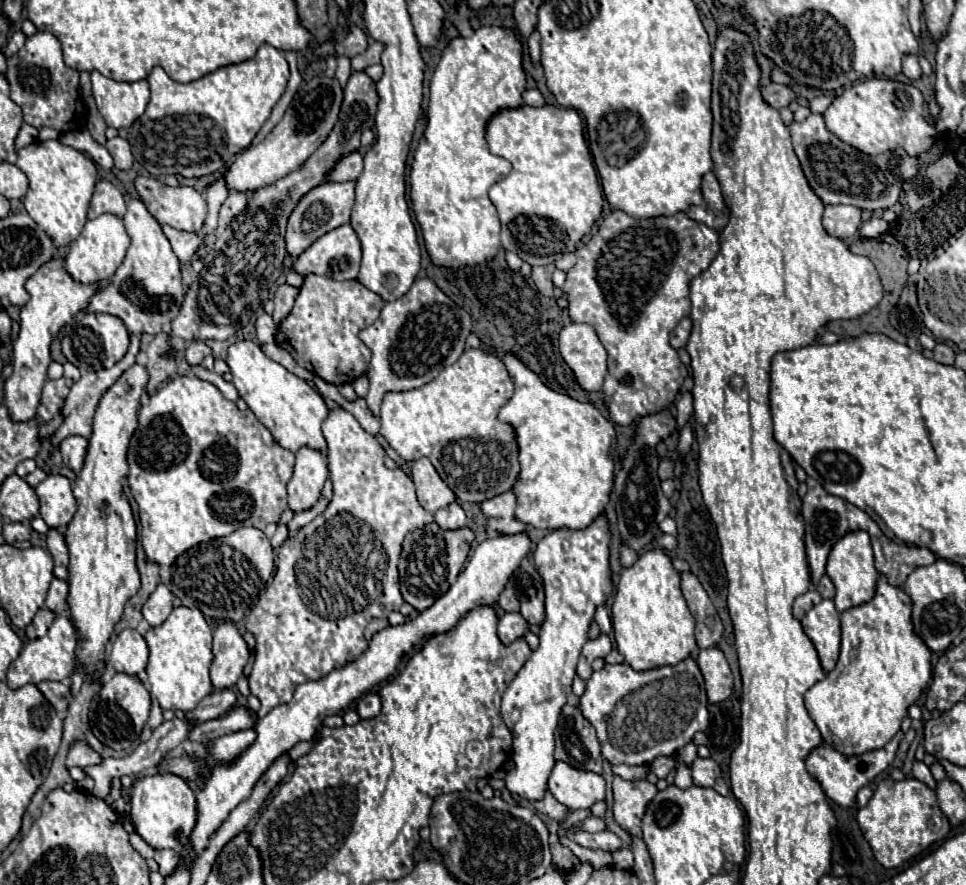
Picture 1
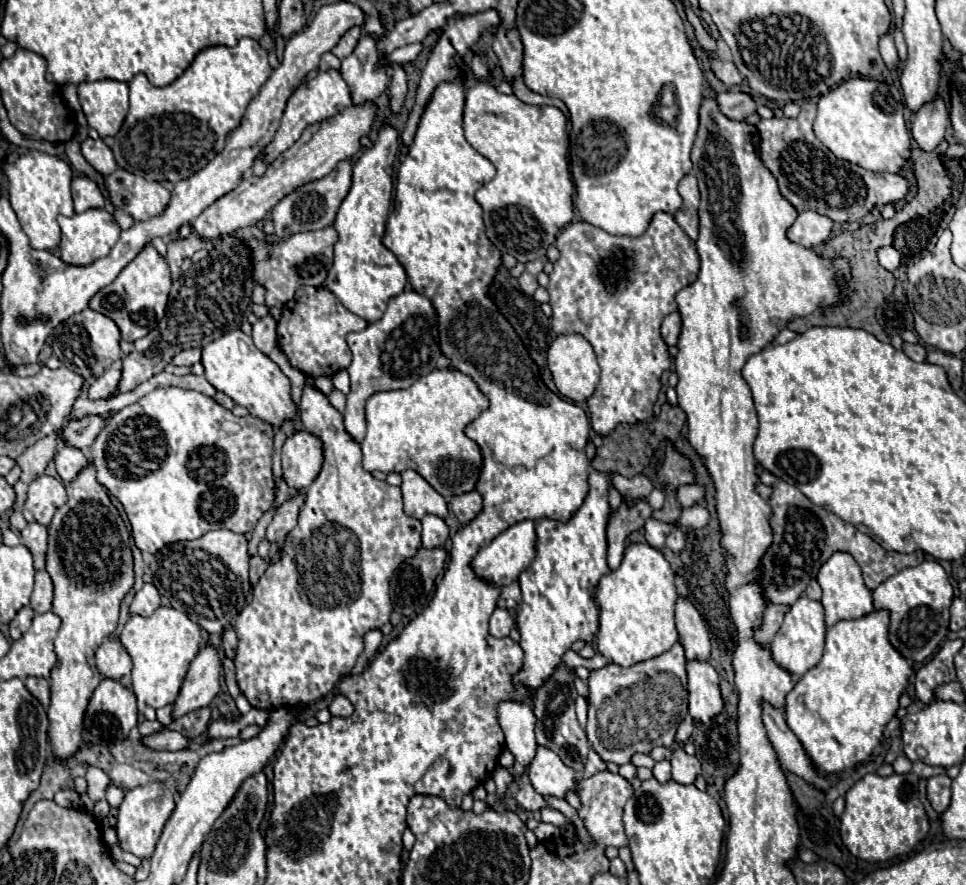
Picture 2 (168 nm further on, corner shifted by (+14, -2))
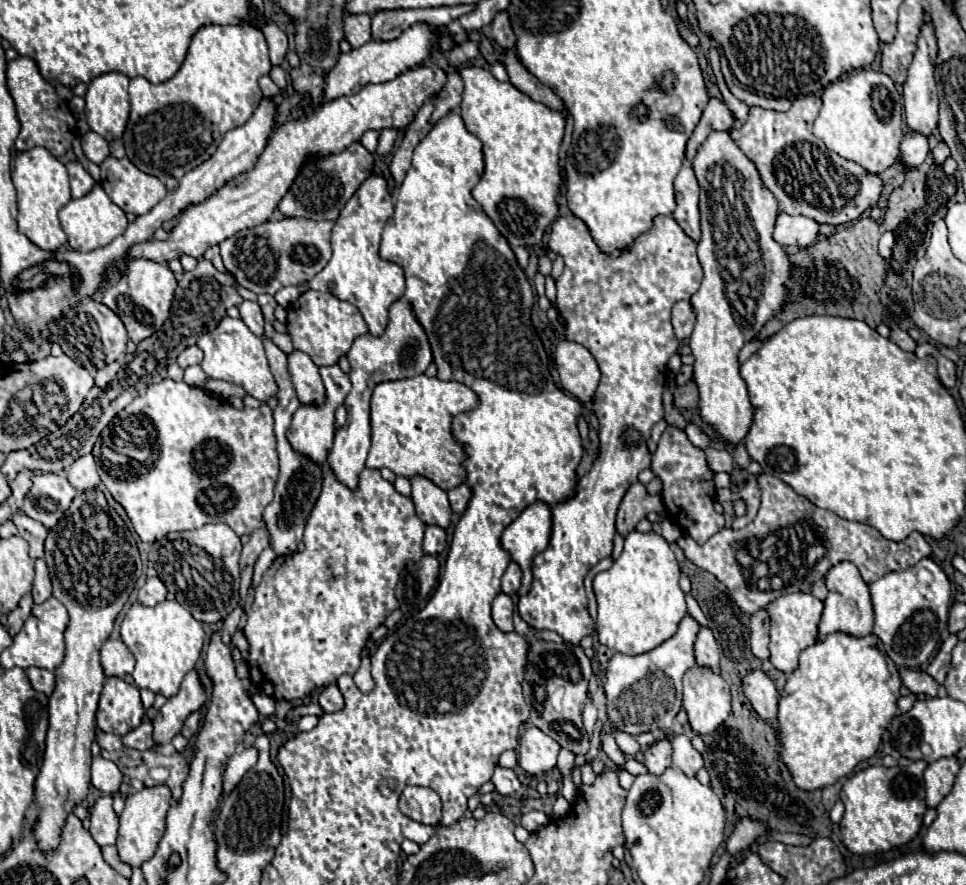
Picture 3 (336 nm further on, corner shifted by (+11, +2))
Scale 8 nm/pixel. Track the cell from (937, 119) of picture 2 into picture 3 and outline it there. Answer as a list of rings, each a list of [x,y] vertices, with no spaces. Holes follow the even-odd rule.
[[[909,131],[901,141],[901,155],[907,167],[919,167],[929,153],[929,137]]]

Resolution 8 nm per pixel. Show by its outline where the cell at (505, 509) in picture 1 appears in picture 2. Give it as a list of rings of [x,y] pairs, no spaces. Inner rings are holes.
[[[470,491],[470,493],[464,493],[464,495],[454,495],[450,499],[450,505],[452,505],[452,511],[458,517],[458,521],[468,523],[480,513],[482,499],[480,499],[478,491]]]

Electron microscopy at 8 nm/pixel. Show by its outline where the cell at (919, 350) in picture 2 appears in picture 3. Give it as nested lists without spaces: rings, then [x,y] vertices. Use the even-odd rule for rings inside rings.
[[[893,329],[889,339],[891,339],[893,343],[897,343],[903,351],[915,351],[915,347],[917,347],[917,343],[915,343],[915,341],[909,337],[909,333],[903,331],[903,329]]]

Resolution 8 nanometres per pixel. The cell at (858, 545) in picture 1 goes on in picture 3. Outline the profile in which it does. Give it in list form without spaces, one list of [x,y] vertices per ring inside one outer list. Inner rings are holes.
[[[841,561],[827,571],[825,583],[827,583],[829,595],[825,599],[823,617],[819,623],[819,639],[823,639],[829,633],[835,633],[835,631],[849,633],[855,637],[871,633],[873,631],[873,605],[871,605],[869,585],[859,575],[859,569],[851,561]]]

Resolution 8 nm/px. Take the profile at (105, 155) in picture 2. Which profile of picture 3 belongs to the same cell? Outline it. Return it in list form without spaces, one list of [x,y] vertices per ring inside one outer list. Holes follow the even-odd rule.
[[[89,131],[89,133],[85,133],[85,135],[81,137],[81,147],[83,147],[85,157],[87,157],[89,161],[97,163],[97,165],[101,165],[103,159],[107,159],[107,157],[111,155],[107,141],[105,141],[101,135],[97,135],[95,131]]]

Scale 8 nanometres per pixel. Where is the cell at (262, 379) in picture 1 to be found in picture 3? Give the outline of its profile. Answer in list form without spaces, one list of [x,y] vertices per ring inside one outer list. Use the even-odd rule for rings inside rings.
[[[225,317],[213,331],[199,337],[197,347],[205,353],[201,367],[209,377],[233,381],[235,385],[241,385],[251,397],[255,397],[263,403],[267,403],[271,397],[277,397],[279,387],[277,387],[273,373],[269,369],[269,363],[265,359],[263,343],[255,333],[249,331],[249,327],[241,319]]]

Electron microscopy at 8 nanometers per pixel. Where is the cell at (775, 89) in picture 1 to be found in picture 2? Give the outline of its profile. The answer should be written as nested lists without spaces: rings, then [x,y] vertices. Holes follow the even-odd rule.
[[[724,91],[724,93],[716,93],[714,101],[718,103],[720,111],[732,121],[742,121],[746,115],[756,113],[756,103],[746,93]]]

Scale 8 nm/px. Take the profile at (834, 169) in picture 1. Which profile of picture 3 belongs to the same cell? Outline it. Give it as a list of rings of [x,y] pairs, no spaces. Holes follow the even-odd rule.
[[[817,95],[797,97],[787,113],[751,107],[743,129],[731,129],[731,137],[757,165],[765,187],[777,197],[781,211],[805,215],[817,223],[841,225],[877,205],[883,197],[883,181],[879,175],[865,171],[859,163],[839,157],[811,133],[811,123],[819,111],[821,97]]]

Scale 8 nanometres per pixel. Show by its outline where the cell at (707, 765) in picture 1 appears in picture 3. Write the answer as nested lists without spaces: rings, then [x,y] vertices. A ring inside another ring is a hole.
[[[675,735],[673,741],[673,765],[681,769],[687,777],[695,777],[695,773],[703,767],[701,753],[691,745],[687,735]]]

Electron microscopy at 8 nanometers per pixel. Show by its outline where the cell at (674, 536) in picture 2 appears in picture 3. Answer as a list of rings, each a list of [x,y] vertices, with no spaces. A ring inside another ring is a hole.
[[[761,473],[761,475],[757,475],[757,479],[759,479],[759,487],[761,487],[761,507],[759,507],[757,517],[747,527],[743,527],[739,531],[723,527],[705,545],[697,545],[691,537],[685,537],[685,535],[681,535],[676,541],[677,545],[683,549],[687,559],[691,559],[701,569],[711,571],[721,583],[725,583],[731,599],[739,605],[739,609],[745,615],[753,615],[761,607],[767,607],[767,603],[773,603],[779,595],[799,593],[799,591],[809,593],[811,585],[817,579],[823,579],[823,575],[829,571],[829,567],[833,567],[845,559],[857,565],[865,583],[873,583],[891,571],[905,571],[905,569],[913,567],[917,561],[931,555],[931,547],[921,533],[911,533],[905,541],[895,543],[895,541],[885,539],[875,527],[841,519],[833,511],[813,505],[809,499],[795,493],[795,489],[789,487],[787,483],[783,483],[779,477]]]

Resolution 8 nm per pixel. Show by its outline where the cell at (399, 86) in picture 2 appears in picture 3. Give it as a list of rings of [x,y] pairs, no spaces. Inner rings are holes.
[[[381,129],[379,131],[379,147],[377,147],[377,153],[379,155],[387,155],[393,147],[395,147],[395,141],[397,141],[397,131],[395,129]]]

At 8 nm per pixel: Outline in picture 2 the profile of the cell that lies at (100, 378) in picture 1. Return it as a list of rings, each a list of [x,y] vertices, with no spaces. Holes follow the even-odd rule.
[[[50,435],[50,437],[44,437],[42,441],[38,441],[36,445],[28,447],[26,453],[22,453],[16,461],[18,465],[22,467],[22,475],[18,479],[18,483],[14,485],[14,491],[16,491],[16,503],[10,511],[20,511],[22,505],[24,505],[24,499],[26,499],[26,491],[28,491],[28,485],[44,473],[48,461],[54,457],[56,449],[60,447],[62,439],[58,439],[56,435]]]

